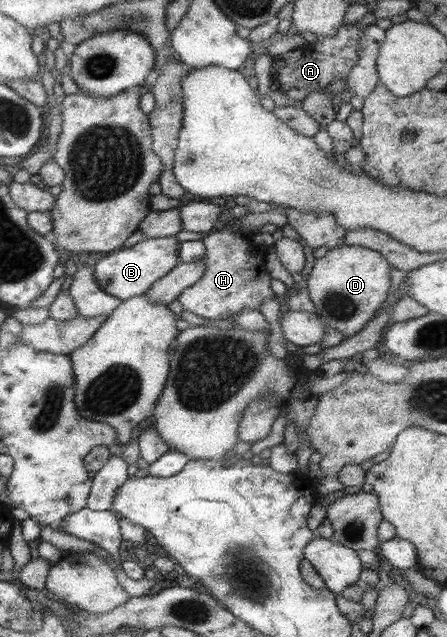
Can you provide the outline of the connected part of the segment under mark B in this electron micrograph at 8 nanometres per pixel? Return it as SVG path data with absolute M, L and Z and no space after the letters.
M176 236L141 239L130 248L119 248L118 252L115 251L98 260L91 268L93 281L101 291L120 301L142 295L173 266L177 266L177 248L179 248L179 241Z

